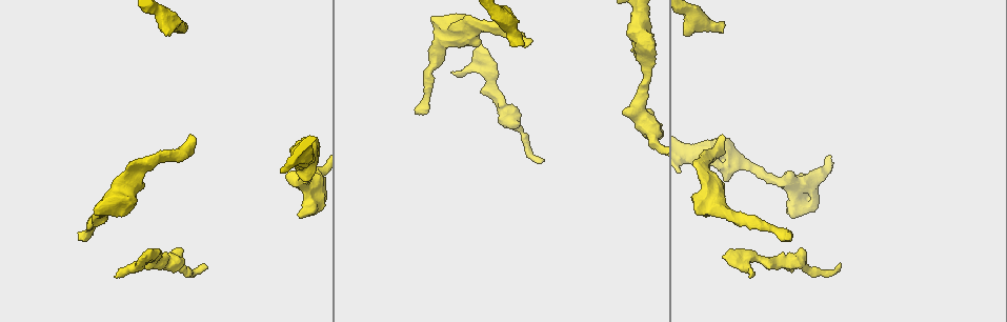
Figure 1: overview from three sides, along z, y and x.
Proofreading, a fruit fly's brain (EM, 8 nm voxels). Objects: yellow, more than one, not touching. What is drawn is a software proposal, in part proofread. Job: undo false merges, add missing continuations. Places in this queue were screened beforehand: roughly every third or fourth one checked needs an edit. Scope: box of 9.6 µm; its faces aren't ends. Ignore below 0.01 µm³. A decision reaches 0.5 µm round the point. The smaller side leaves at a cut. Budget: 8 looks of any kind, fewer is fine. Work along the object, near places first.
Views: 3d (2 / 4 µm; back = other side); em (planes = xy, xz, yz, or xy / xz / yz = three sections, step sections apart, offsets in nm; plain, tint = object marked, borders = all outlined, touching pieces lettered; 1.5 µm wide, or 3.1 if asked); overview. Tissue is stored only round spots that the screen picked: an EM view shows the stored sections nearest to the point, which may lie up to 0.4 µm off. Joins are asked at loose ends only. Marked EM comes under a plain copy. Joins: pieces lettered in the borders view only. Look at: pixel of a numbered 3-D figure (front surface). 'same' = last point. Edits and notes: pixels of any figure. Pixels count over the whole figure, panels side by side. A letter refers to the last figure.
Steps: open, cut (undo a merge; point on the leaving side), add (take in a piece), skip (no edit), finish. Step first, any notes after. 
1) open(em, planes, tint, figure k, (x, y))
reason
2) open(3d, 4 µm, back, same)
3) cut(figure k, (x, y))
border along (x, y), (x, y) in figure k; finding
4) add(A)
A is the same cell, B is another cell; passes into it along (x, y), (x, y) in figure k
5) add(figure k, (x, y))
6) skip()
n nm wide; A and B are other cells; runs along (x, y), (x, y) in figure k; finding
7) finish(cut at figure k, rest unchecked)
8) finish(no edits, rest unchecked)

open(3d, 4 µm, figure 1, (182, 26))
an open end

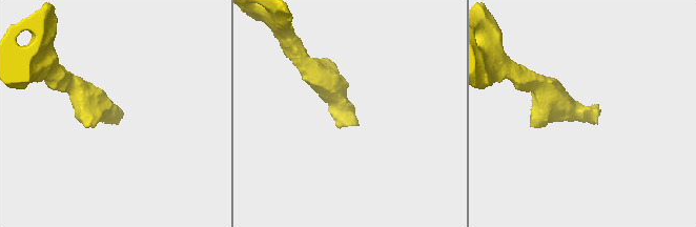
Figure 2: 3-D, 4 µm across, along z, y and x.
open(em, xz, step 8, tint, figure 2, (355, 124))
need the tissue

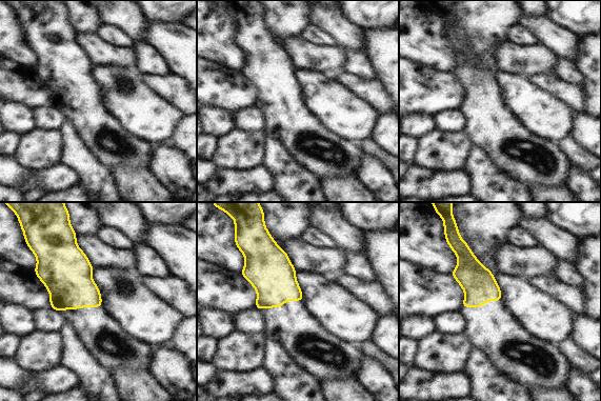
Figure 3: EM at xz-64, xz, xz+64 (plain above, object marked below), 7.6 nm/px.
open(em, planes, borders, same)
cut it another way

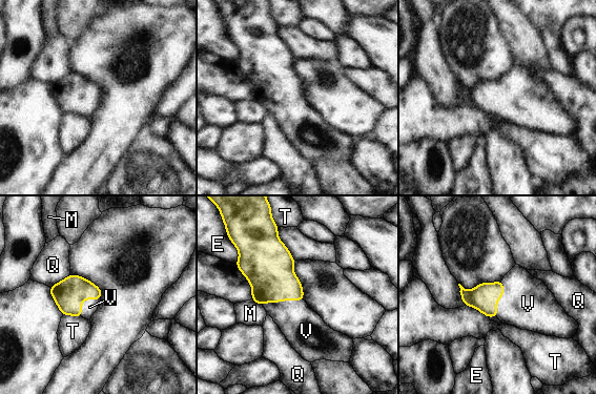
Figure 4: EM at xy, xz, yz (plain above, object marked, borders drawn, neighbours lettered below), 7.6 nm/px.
add(V)
V is the same cell, E, M, Q and T are other cells; passes into it along (269, 270), (282, 299), (299, 323) in figure 4; the neuron continues

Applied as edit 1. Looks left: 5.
open(em, xy, step 8, tint, figure 1, (300, 216))
branch stops here

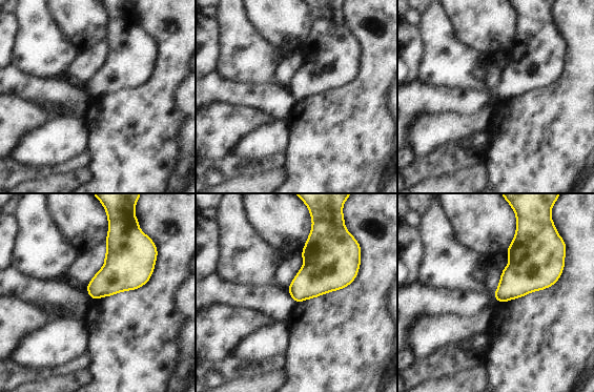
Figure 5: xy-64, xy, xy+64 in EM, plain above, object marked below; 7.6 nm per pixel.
open(em, planes, borders, same)
cut it another way

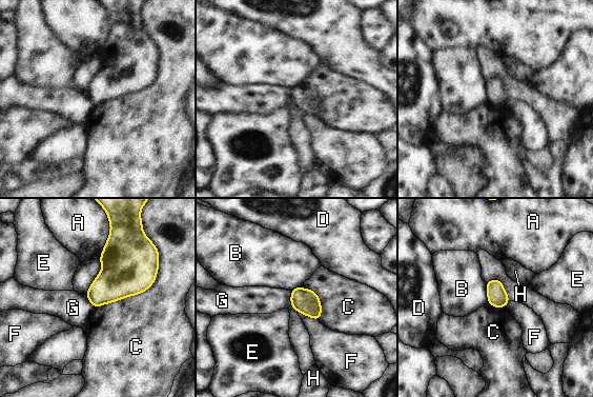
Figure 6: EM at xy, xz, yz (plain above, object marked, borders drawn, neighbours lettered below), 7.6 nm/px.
skip()
A, B, C, D, E, F, G and H are other cells; border along (291, 291), (289, 304) in figure 6; none of them fits

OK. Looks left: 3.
open(3d, 2 µm, figure 1, (190, 134))
free end

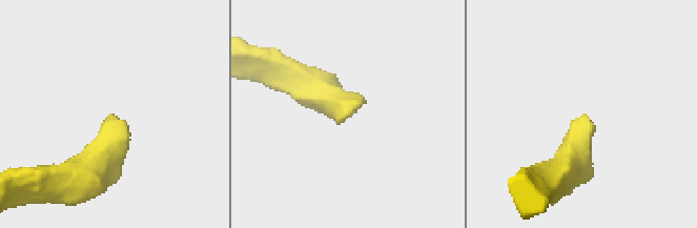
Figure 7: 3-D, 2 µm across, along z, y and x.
open(em, yz, step 8, tint, figure 7, (586, 115))
need the tissue

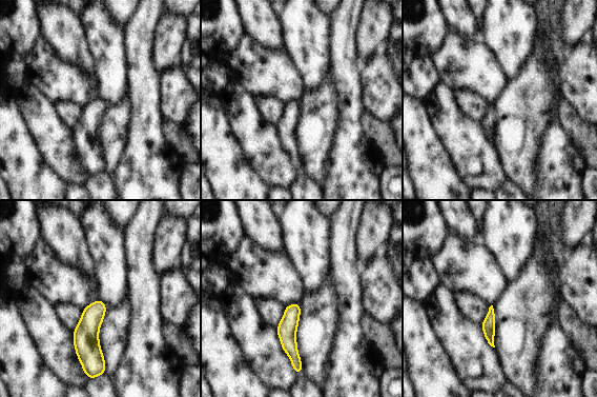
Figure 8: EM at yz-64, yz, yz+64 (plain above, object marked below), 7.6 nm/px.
open(em, yz, step 8, borders, same)

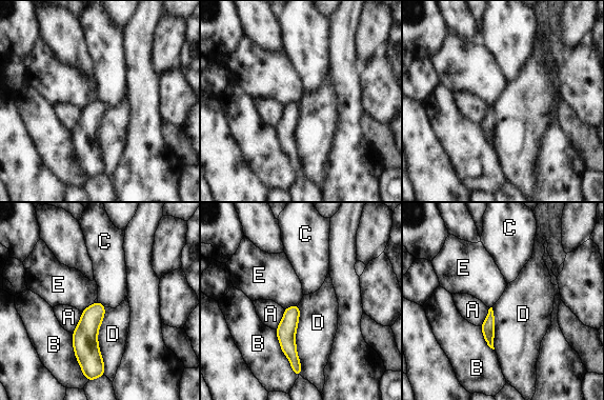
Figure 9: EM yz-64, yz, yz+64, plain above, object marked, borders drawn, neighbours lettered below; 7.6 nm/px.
skip()
A, B, C, D and E are other cells; border along (98, 300), (105, 306) in figure 9; no lettered piece goes on from it

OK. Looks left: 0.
finish(add at figure 4, rest unchecked)

